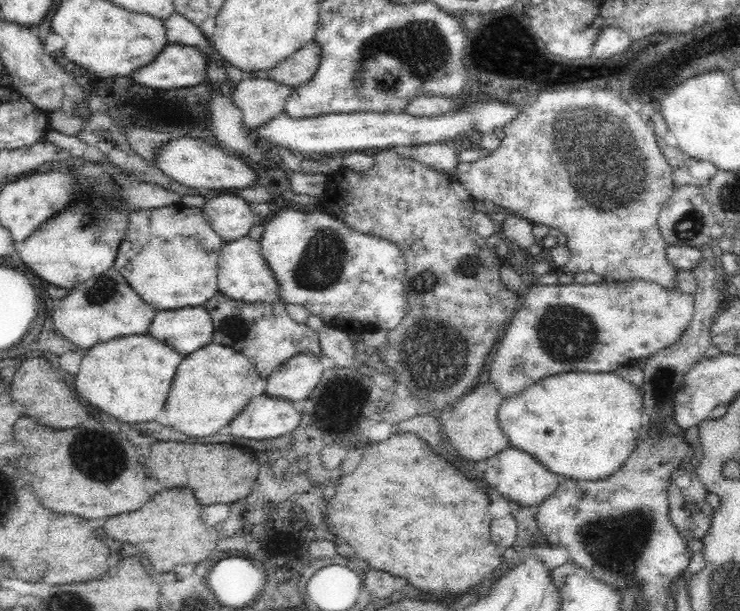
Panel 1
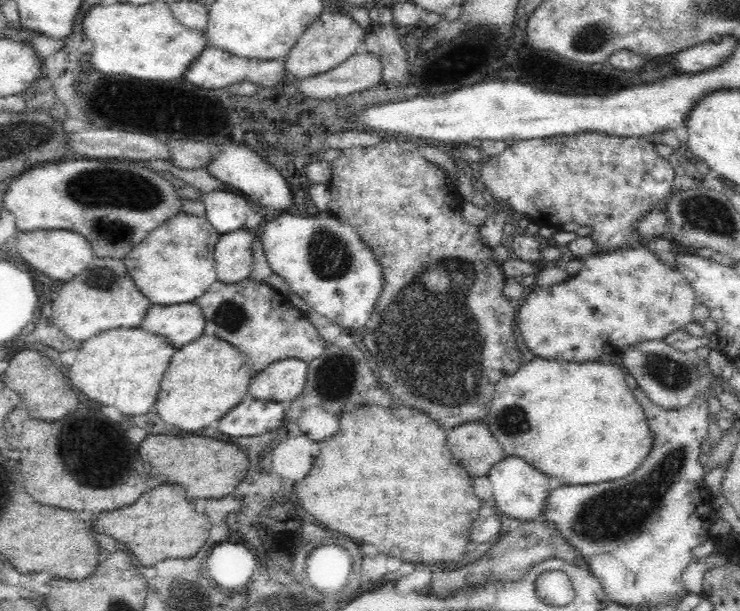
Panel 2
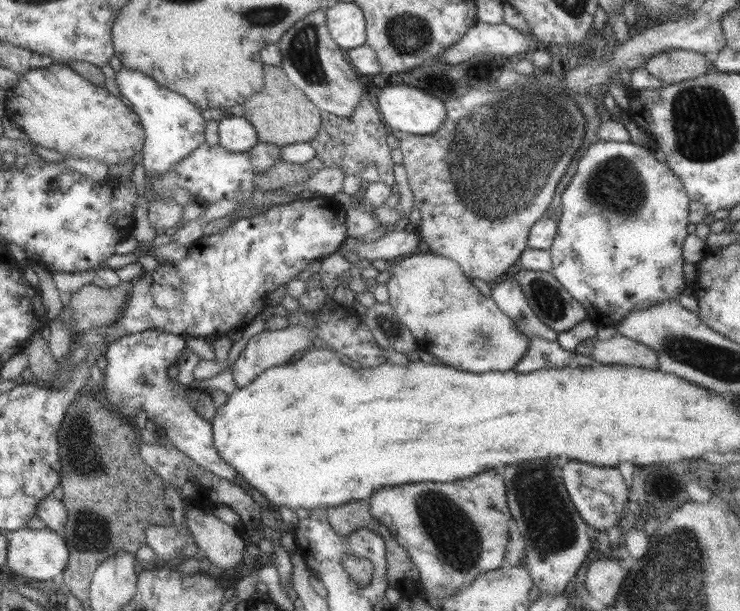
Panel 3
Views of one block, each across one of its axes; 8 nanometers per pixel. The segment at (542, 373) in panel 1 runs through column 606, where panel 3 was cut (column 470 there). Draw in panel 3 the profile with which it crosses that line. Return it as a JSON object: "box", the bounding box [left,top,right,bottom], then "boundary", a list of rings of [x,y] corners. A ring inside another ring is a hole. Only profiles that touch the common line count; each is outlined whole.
{"box":[384,248,528,374],"boundary":[[[421,248],[417,252],[390,261],[387,269],[390,274],[389,280],[384,284],[388,292],[387,302],[397,318],[415,337],[419,349],[431,352],[437,348],[437,344],[441,346],[441,354],[431,354],[435,362],[472,374],[508,372],[520,362],[528,347],[527,337],[520,334],[490,296],[481,294],[474,287],[454,260]]]}

